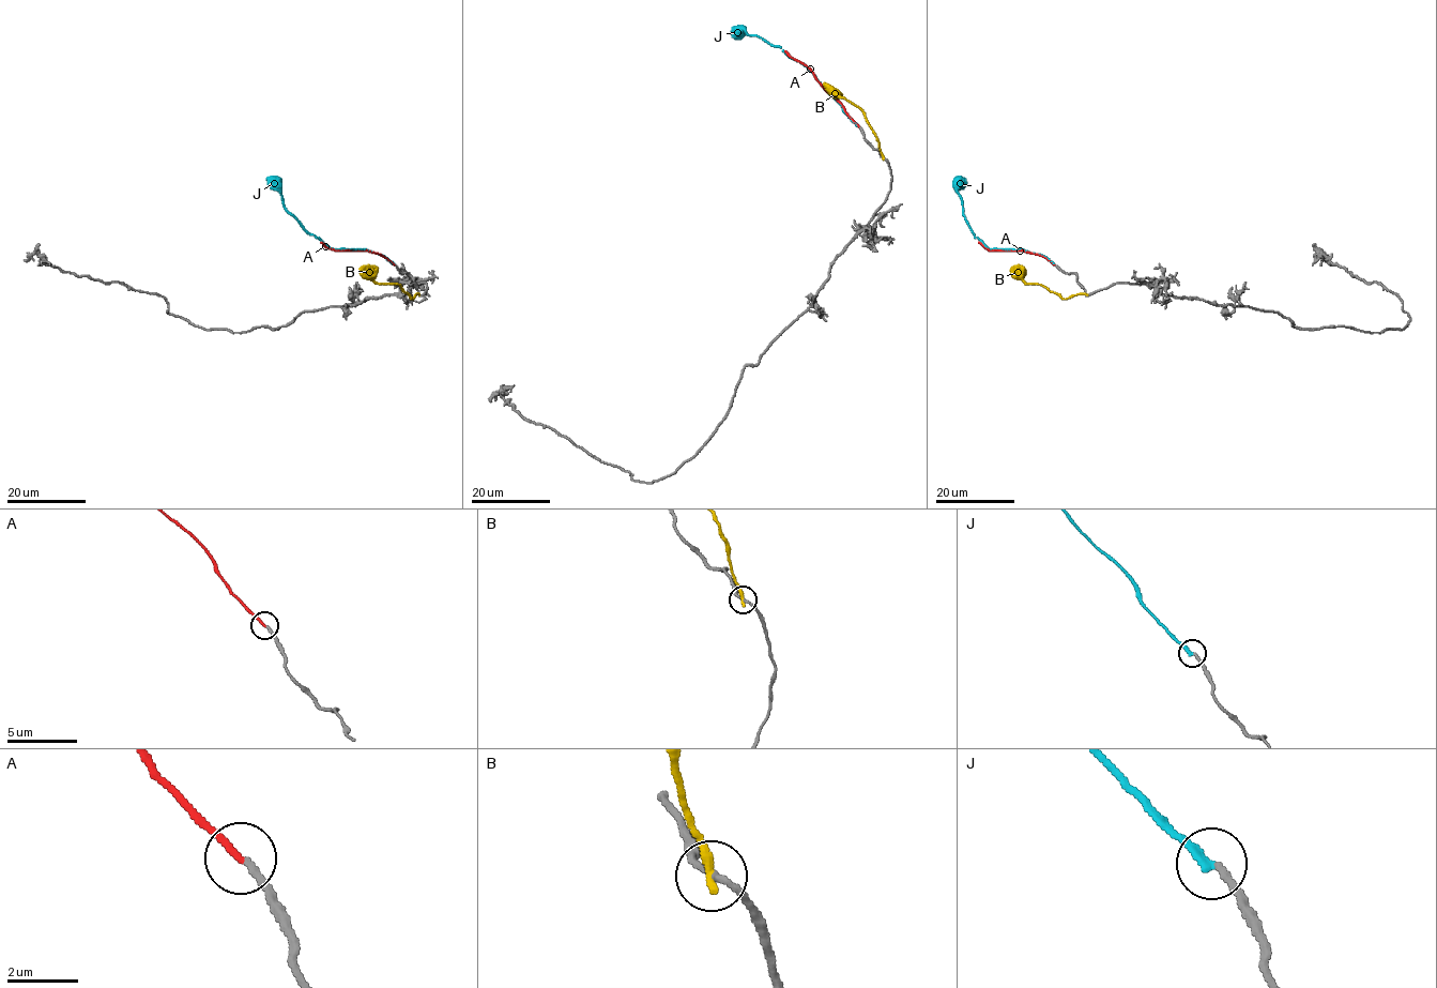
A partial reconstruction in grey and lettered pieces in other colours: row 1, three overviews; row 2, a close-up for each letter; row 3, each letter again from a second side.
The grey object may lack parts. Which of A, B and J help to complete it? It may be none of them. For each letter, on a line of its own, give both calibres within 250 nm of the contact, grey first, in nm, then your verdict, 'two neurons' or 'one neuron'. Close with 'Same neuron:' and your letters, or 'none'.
A: calibres 180 and 180 nm; one neuron
B: calibres 180 and 300 nm; two neurons
J: calibres 180 and 240 nm; two neurons
Same neuron: A

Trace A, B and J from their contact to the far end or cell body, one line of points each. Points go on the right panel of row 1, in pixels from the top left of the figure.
A: (1053, 264), (1042, 256), (1025, 251), (991, 251), (978, 242)
B: (1085, 293), (1060, 298), (1039, 284), (1024, 283), (1011, 269)
J: (1053, 263), (1038, 254), (1023, 249), (989, 248), (975, 237), (965, 221), (957, 190), (960, 178)

